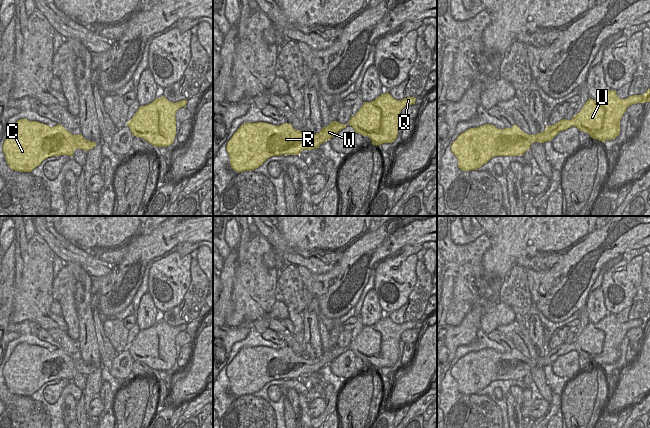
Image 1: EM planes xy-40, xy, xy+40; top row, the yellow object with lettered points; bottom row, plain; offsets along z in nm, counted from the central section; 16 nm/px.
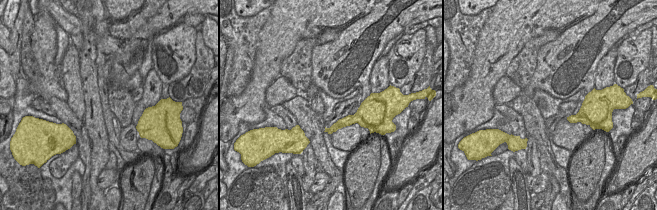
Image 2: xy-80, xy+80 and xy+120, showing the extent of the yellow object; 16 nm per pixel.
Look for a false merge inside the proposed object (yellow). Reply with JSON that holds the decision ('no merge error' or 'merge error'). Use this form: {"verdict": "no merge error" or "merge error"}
{"verdict": "no merge error"}

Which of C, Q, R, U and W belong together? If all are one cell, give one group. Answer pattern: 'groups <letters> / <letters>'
groups C Q R U W

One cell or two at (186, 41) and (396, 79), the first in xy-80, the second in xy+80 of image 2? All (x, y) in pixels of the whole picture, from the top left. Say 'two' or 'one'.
one

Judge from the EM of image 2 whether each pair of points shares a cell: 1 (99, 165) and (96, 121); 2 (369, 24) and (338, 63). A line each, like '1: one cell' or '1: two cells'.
1: one cell
2: one cell

